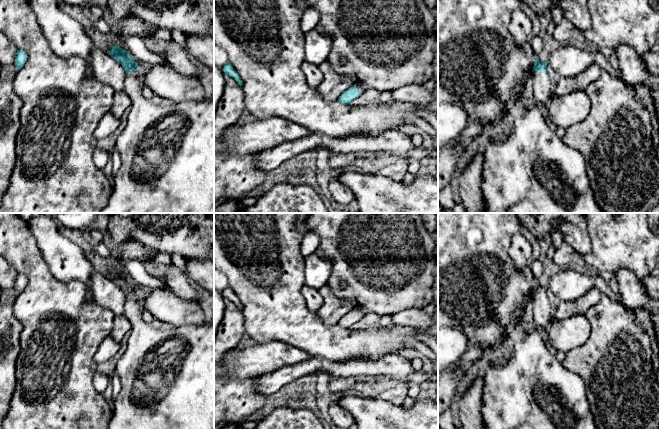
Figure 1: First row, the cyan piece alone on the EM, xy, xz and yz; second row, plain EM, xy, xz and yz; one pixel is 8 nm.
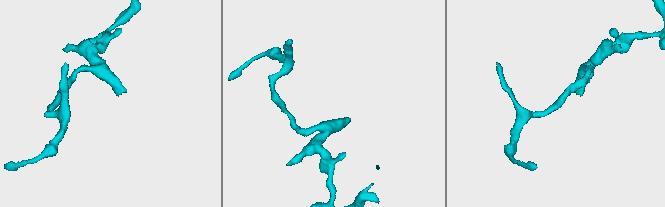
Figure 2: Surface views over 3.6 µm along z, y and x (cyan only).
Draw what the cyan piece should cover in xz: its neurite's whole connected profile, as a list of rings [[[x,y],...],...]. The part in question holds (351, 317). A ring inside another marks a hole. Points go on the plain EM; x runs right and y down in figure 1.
[[[356,307],[345,314],[338,322],[337,325],[341,326],[344,329],[349,329],[353,324],[358,322],[362,316],[364,315],[364,311],[360,308]]]

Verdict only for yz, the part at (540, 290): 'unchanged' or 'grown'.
grown

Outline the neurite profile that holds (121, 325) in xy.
[[[124,315],[115,316],[110,336],[115,340],[115,342],[120,343],[124,335],[130,330],[131,323]]]

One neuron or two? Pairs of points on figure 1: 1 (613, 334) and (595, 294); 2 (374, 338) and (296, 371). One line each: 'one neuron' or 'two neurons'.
1: two neurons
2: two neurons

